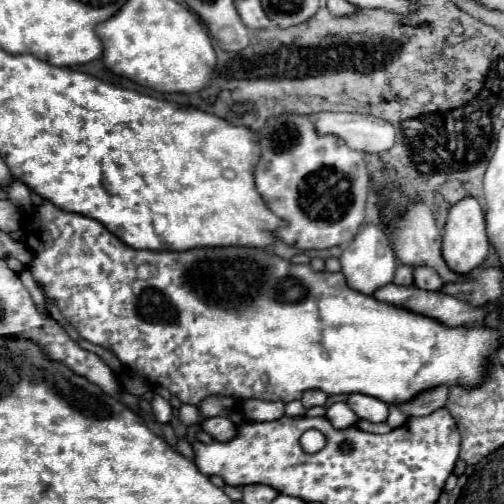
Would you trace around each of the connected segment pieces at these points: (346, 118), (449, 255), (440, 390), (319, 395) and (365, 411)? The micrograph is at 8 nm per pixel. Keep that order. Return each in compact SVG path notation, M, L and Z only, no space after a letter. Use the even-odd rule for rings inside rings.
M311 114L319 134L335 134L359 152L387 152L395 146L395 128L371 114Z
M463 198L449 210L449 218L445 224L445 236L443 236L443 246L441 246L443 260L447 266L461 276L467 276L475 268L483 264L483 260L489 254L489 240L485 234L485 218L479 202L475 198Z
M437 386L437 388L425 390L419 396L415 396L413 400L401 404L401 410L405 412L405 416L427 416L445 406L447 394L449 394L447 386Z
M305 390L303 396L301 396L301 402L303 402L305 408L311 408L311 406L325 406L327 394L321 392L321 390Z
M351 394L347 404L351 406L351 410L359 416L365 418L369 422L385 422L387 420L387 404L373 398L373 396L365 396L365 394Z

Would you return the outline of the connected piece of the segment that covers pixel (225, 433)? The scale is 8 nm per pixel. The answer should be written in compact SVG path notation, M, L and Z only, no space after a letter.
M213 416L213 418L203 420L201 428L217 440L229 440L229 438L235 436L235 432L233 432L235 424L229 418L223 418L223 416Z

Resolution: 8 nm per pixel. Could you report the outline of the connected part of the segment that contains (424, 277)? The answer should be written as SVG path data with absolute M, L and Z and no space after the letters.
M415 266L413 268L413 282L423 290L441 290L443 280L431 266Z

